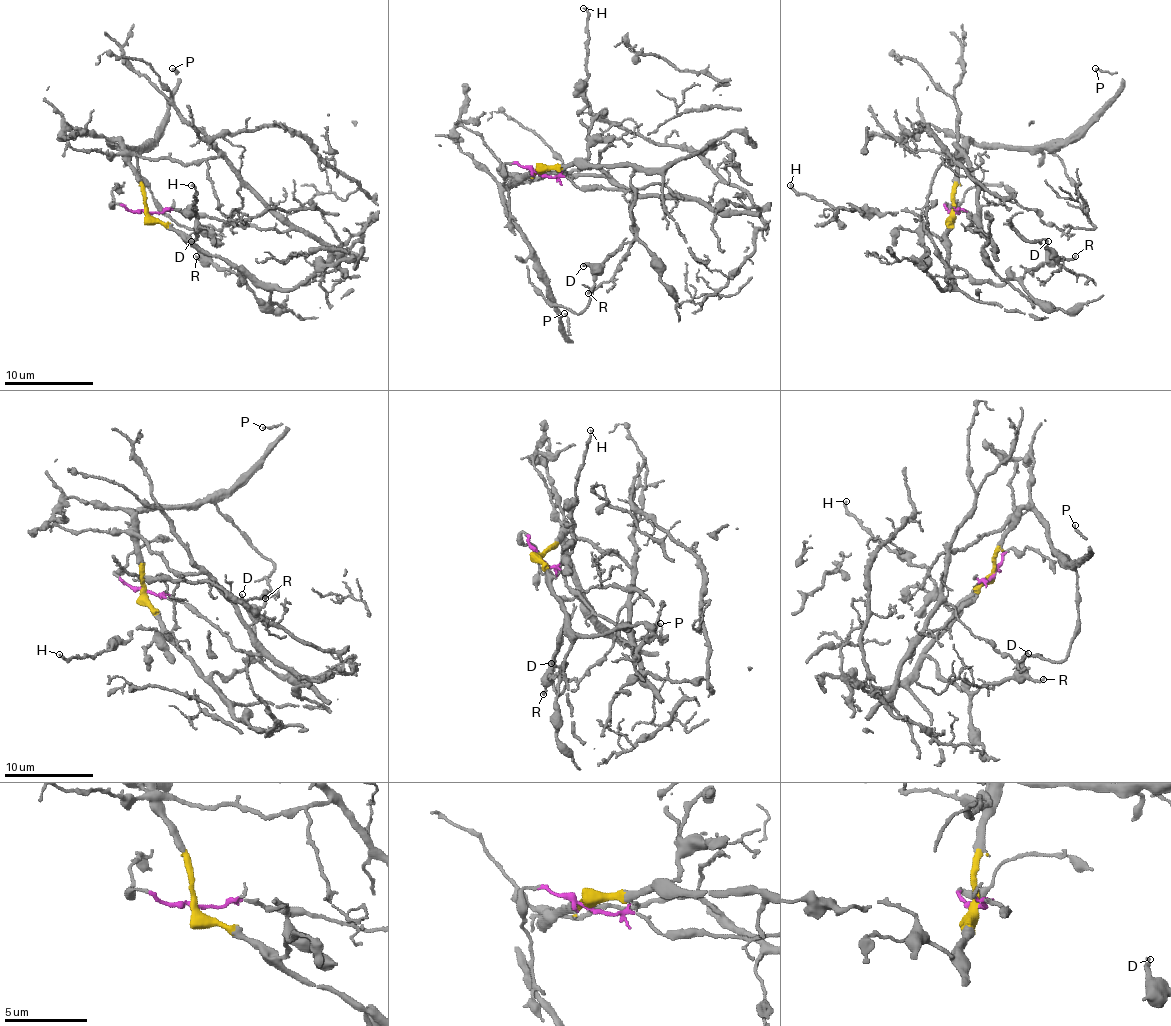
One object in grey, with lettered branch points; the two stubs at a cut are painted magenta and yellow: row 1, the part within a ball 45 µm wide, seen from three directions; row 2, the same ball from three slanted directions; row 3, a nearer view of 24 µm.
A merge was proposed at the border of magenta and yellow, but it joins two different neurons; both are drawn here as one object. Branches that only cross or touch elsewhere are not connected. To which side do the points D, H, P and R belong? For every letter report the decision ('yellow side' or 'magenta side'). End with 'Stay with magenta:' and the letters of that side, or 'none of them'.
D: yellow side
H: yellow side
P: yellow side
R: yellow side
Stay with magenta: none of them

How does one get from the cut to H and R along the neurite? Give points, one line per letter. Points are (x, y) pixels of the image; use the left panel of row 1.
H: (145, 211), (191, 238), (196, 236), (194, 211), (187, 211), (194, 213), (196, 193), (191, 185)
R: (145, 211), (183, 231), (205, 251), (240, 267), (242, 280), (238, 284), (242, 278), (225, 273), (196, 256)

